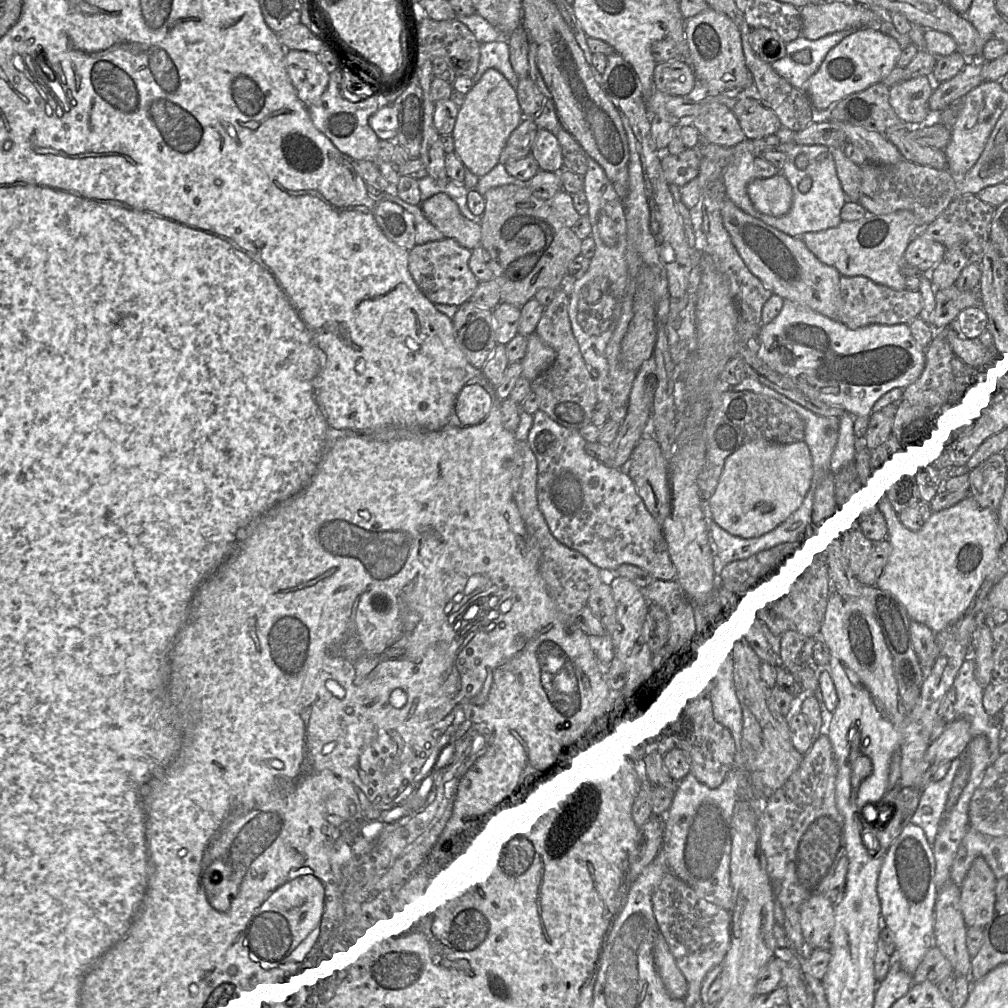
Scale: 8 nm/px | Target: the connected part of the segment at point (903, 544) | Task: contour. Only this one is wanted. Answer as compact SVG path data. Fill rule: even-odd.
M859 448L854 463L860 485L870 492L871 506L876 507L885 520L886 539L890 543L890 554L875 586L893 594L905 607L911 620L928 626L935 633L945 629L963 616L985 576L994 566L998 552L996 512L981 507L966 494L951 506L938 511L931 510L919 529L908 529L899 521L894 508L884 500L877 487L870 451L867 448Z

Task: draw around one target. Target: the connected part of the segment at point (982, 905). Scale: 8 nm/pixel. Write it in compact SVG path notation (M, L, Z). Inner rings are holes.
M975 858L962 883L960 906L967 927L985 928L993 919L997 879L985 858Z

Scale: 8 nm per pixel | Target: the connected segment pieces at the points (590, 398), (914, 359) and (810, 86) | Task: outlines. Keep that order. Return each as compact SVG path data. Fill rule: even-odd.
M560 289L555 291L534 333L556 352L552 365L531 382L531 392L539 399L539 410L566 428L579 430L591 424L592 413L598 404L596 384L573 334L569 318L569 296L565 292Z
M785 300L784 306L780 314L770 323L762 324L760 326L758 335L760 342L760 349L758 351L758 356L761 358L770 368L773 370L791 377L799 389L806 394L807 396L822 401L826 404L833 405L836 407L842 407L853 417L869 417L872 414L872 409L875 403L889 391L899 388L906 389L908 386L917 383L923 374L926 357L925 351L923 351L917 344L915 338L912 335L912 332L908 324L896 324L896 325L881 325L873 324L857 329L851 329L848 326L844 325L838 319L832 319L827 316L824 316L807 306L804 306L800 303Z
M862 28L842 39L823 59L820 67L806 83L806 93L815 109L827 112L846 96L882 82L897 67L902 48L891 36L877 28Z

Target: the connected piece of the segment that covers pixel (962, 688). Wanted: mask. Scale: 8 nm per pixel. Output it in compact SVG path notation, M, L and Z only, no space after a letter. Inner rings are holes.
M965 659L952 687L955 689L955 718L964 718L970 724L972 738L985 735L989 726L999 726L999 716L990 716L983 707L983 688L977 682L974 659Z

